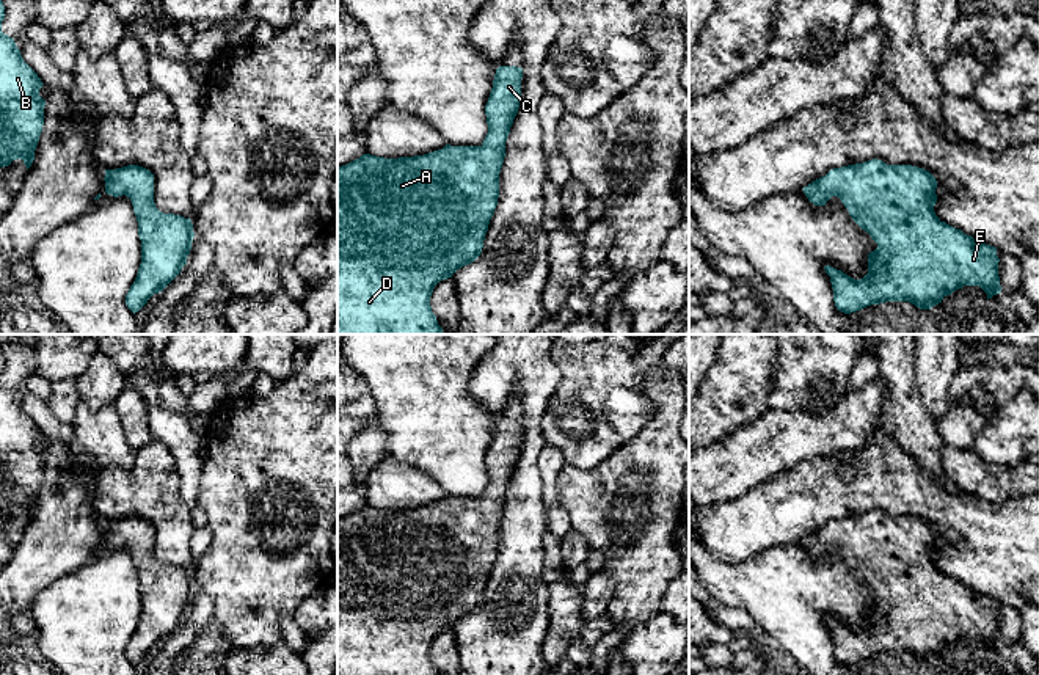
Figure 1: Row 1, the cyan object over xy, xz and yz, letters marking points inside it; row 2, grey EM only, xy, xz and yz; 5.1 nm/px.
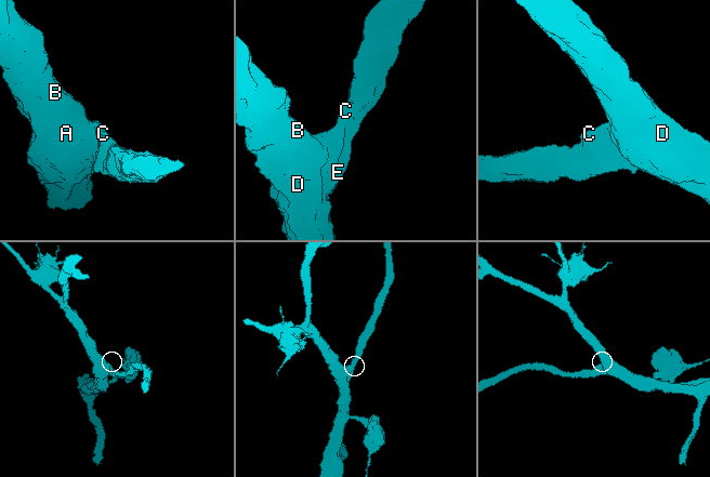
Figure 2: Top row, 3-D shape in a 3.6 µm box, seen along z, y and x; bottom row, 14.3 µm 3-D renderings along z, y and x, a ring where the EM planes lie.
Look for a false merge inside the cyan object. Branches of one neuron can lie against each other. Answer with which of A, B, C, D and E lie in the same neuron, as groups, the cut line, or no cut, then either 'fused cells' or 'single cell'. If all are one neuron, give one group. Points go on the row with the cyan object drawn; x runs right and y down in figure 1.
groups A B C D E; cut none; single cell

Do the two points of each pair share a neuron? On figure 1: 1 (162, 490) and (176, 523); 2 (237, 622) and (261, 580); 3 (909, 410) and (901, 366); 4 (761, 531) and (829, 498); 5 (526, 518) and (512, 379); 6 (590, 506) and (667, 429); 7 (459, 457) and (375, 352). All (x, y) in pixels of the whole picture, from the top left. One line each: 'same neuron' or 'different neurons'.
1: same neuron
2: same neuron
3: same neuron
4: same neuron
5: same neuron
6: same neuron
7: same neuron

